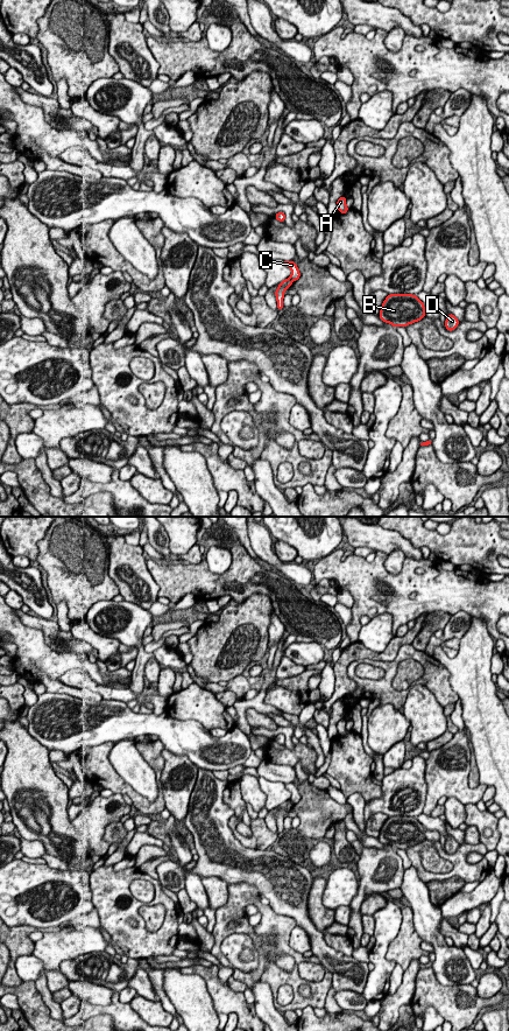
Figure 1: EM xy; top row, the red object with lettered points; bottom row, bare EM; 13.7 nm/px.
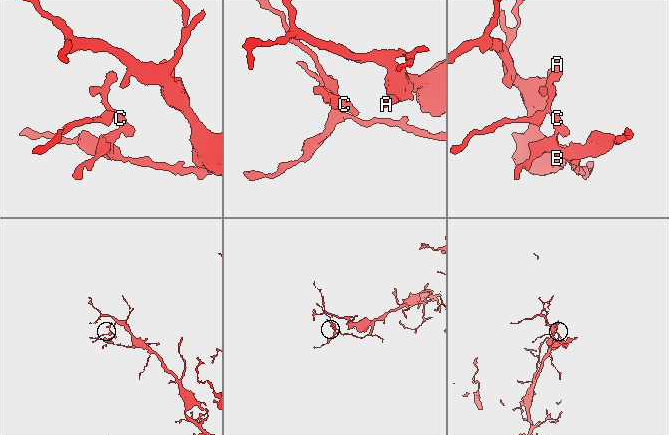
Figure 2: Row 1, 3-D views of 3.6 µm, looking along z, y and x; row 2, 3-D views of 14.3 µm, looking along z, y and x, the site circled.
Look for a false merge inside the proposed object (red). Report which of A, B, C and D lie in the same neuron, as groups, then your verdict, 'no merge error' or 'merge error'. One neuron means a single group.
A B D / C; merge error

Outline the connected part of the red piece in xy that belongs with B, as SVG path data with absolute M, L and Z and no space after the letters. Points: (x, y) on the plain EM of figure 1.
M389 816L383 823L380 841L394 850L403 849L420 843L425 837L425 828L412 816Z

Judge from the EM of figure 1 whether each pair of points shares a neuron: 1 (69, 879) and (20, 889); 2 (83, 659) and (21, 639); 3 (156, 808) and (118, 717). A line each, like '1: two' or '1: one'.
1: one
2: one
3: two

